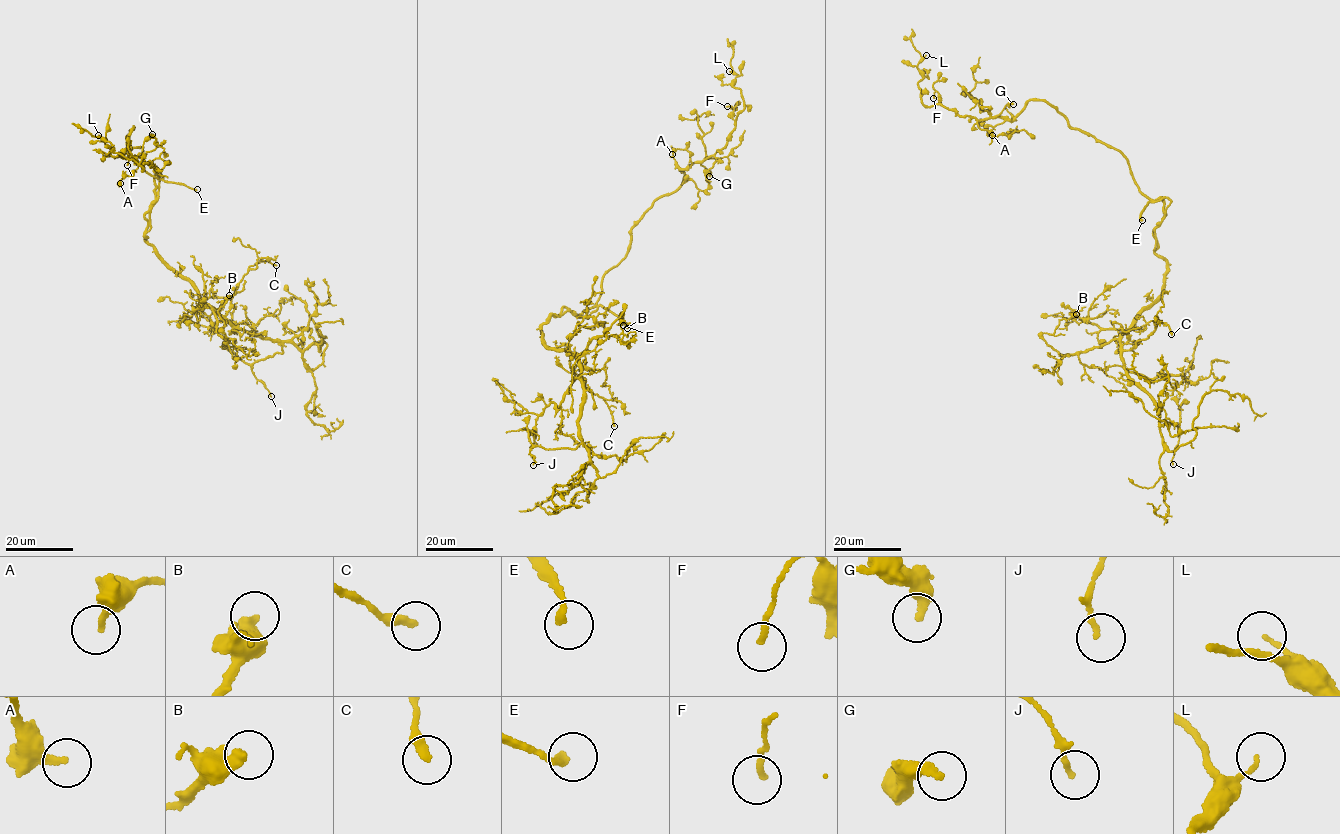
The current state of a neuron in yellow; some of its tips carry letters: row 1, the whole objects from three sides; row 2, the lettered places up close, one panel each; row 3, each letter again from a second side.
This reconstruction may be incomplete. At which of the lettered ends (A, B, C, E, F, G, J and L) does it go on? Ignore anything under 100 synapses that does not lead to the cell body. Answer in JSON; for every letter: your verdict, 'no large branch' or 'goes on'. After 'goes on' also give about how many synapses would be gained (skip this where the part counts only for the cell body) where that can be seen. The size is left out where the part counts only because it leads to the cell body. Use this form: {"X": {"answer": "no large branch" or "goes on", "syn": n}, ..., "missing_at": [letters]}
{"A": {"answer": "no large branch"}, "B": {"answer": "no large branch"}, "C": {"answer": "no large branch"}, "E": {"answer": "goes on"}, "F": {"answer": "no large branch"}, "G": {"answer": "no large branch"}, "J": {"answer": "no large branch"}, "L": {"answer": "no large branch"}, "missing_at": ["E"]}

